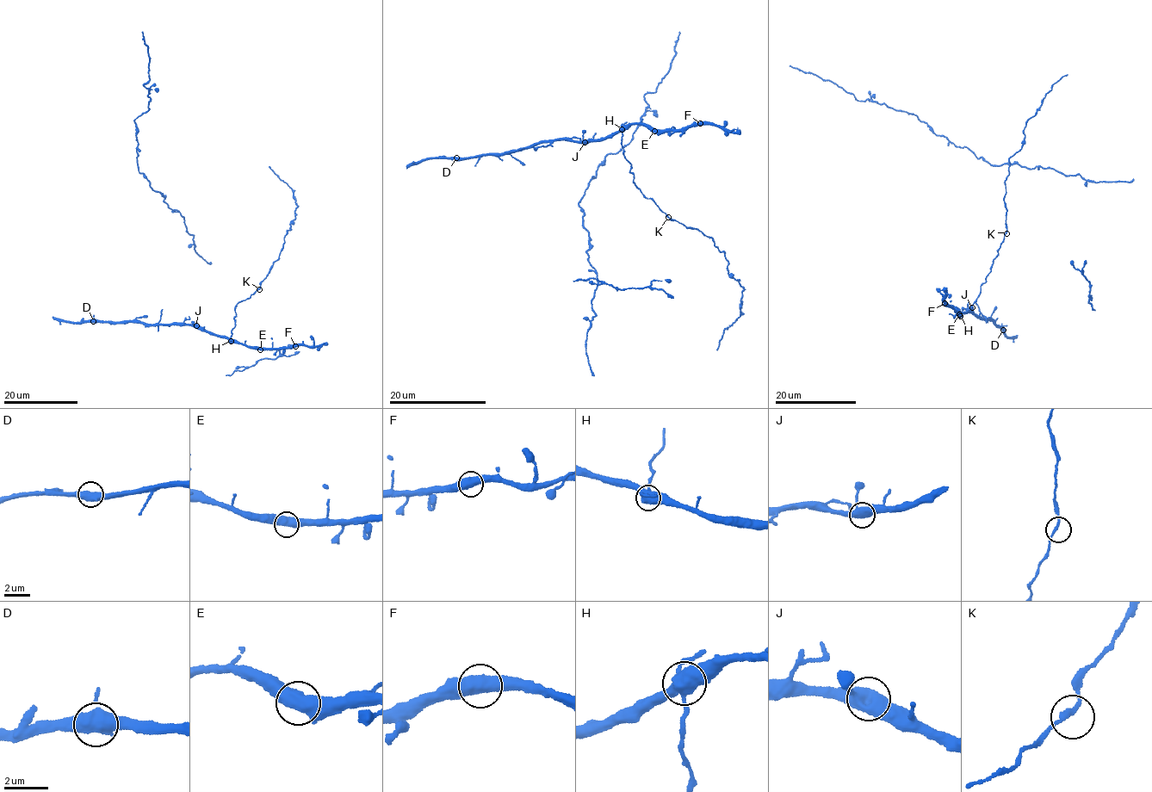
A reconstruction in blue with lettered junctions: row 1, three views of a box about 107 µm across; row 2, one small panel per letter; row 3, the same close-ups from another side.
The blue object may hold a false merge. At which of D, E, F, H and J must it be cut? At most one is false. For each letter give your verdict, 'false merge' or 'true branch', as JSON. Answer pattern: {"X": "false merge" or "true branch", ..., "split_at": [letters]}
{"D": "true branch", "E": "true branch", "F": "true branch", "H": "false merge", "J": "true branch", "split_at": ["H"]}

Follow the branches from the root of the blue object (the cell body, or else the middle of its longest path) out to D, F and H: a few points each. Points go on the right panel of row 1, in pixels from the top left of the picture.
D: (1049, 91), (1027, 121), (1021, 148), (1009, 157), (1006, 232), (976, 302), (961, 312), (971, 309), (1003, 330)
F: (1049, 91), (1027, 121), (1021, 148), (1009, 157), (1006, 232), (976, 302), (955, 316), (944, 303)
H: (1049, 91), (1037, 113), (1027, 121), (1021, 148), (1009, 157), (1004, 199), (1006, 232), (976, 302), (960, 316)

